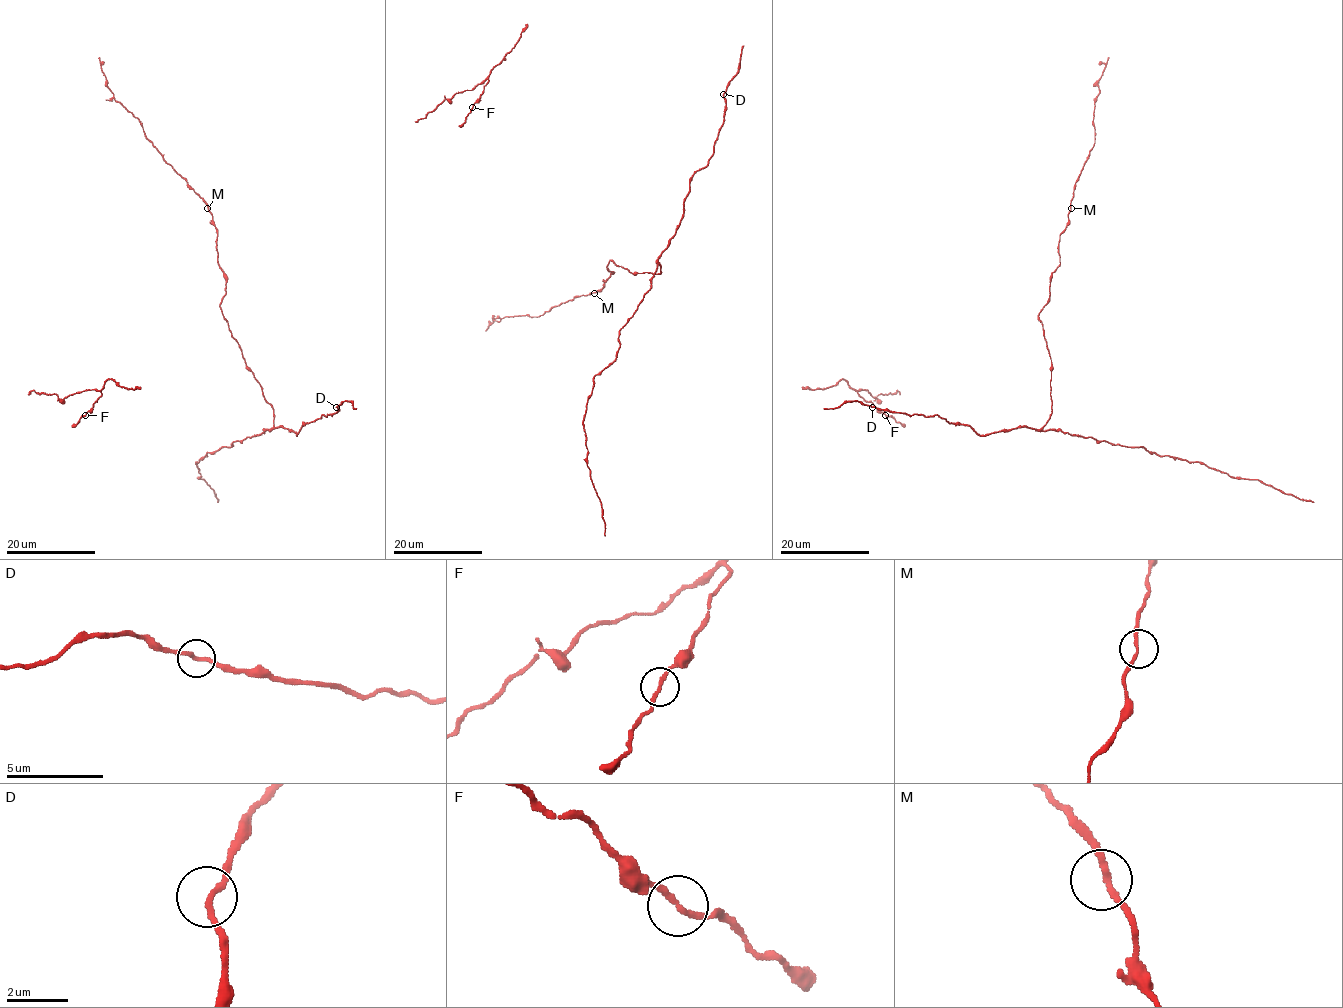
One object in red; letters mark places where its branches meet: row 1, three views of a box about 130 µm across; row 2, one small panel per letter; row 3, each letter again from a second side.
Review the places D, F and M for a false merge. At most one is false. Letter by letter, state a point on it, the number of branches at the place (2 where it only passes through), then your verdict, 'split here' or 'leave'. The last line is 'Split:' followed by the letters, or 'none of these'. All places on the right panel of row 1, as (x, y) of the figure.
D: place (872, 407); branches 2; leave
F: place (885, 415); branches 2; leave
M: place (1071, 208); branches 2; leave
Split: none of these

